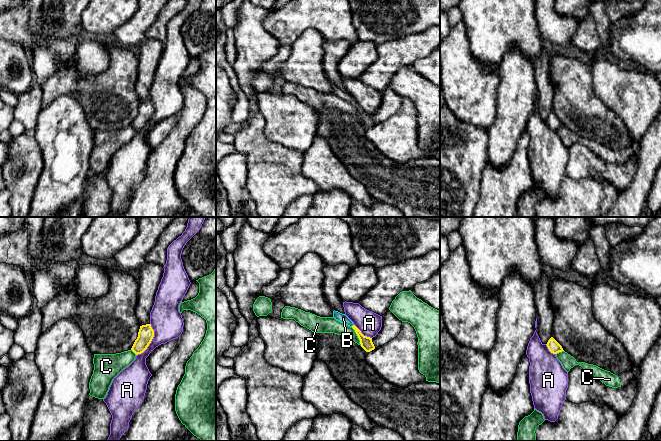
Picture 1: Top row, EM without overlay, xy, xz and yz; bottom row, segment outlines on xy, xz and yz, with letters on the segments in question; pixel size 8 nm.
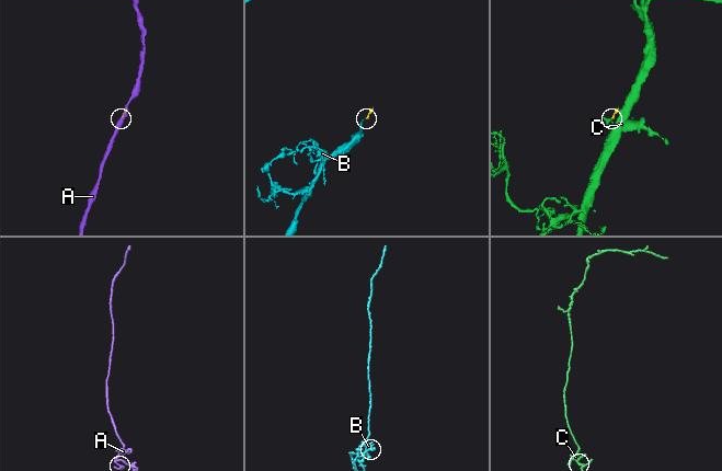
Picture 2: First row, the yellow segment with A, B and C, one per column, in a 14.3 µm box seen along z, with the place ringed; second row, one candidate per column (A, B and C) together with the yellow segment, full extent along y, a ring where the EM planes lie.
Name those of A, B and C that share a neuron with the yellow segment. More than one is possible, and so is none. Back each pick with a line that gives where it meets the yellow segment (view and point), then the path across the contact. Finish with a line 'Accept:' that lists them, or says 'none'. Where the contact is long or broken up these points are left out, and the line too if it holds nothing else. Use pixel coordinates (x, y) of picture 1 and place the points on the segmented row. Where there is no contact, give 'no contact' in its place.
B: no contact
Accept: B

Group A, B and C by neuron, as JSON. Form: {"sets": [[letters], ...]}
{"sets": [["A"], ["B"], ["C"]]}

